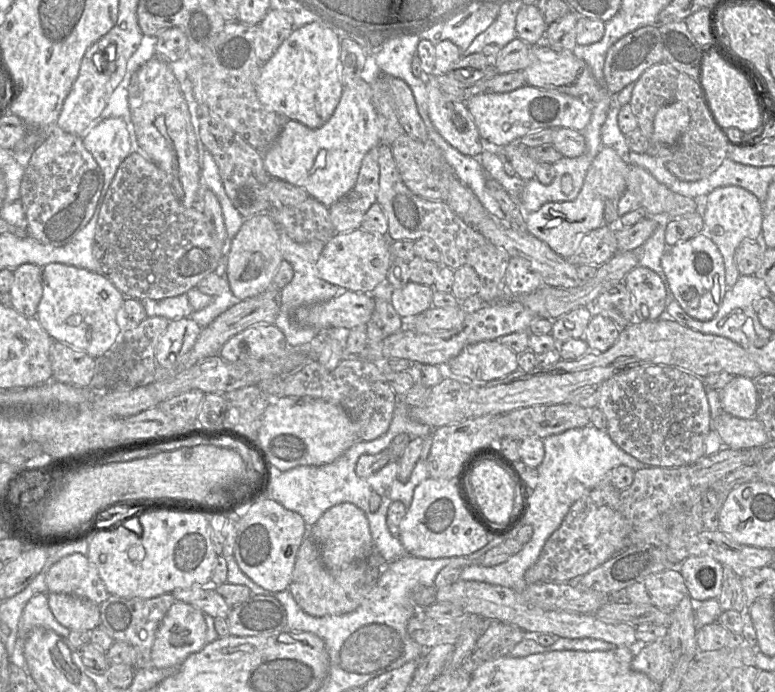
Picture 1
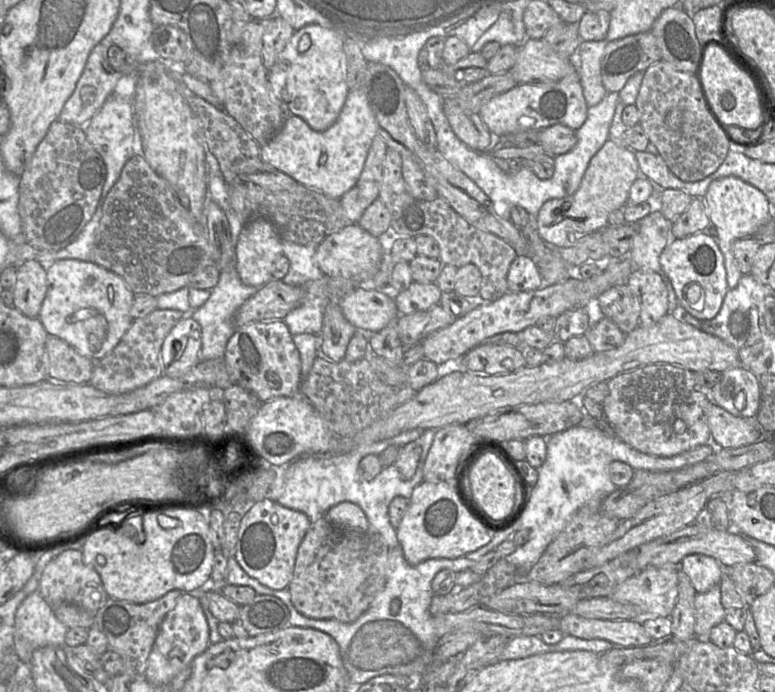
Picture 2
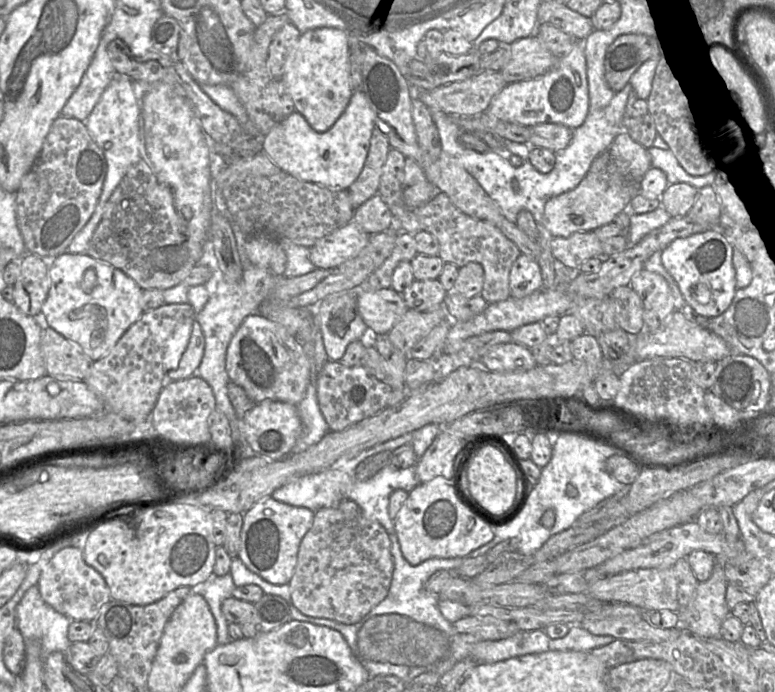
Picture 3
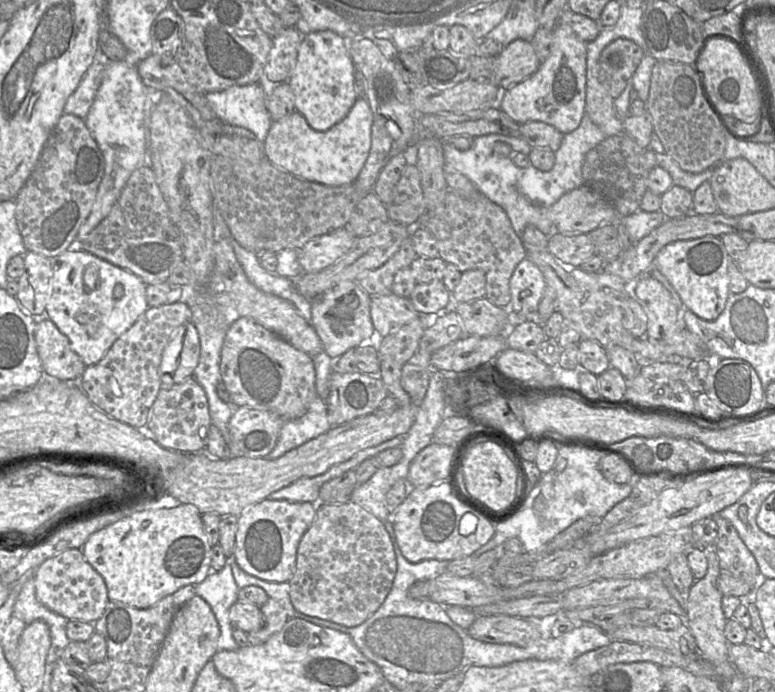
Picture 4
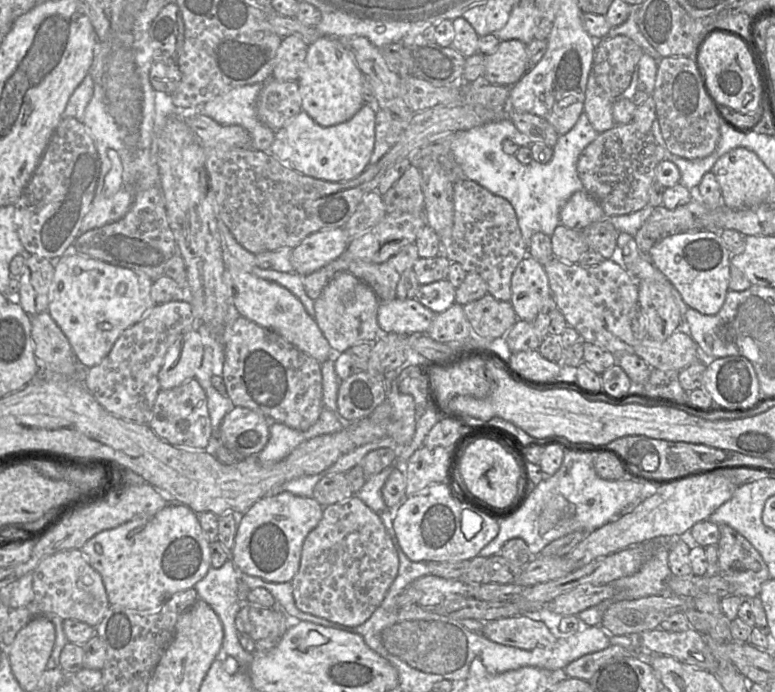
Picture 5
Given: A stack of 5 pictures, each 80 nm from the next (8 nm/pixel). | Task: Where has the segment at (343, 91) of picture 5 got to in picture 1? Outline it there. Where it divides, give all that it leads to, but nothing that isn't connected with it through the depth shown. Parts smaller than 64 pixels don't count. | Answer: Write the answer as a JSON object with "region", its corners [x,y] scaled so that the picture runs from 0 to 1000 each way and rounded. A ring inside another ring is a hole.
{"region":[[[409,33],[381,42],[355,78],[338,91],[330,118],[335,147],[347,159],[399,185],[418,181],[431,163],[444,124],[439,107],[439,61],[423,39]]]}

